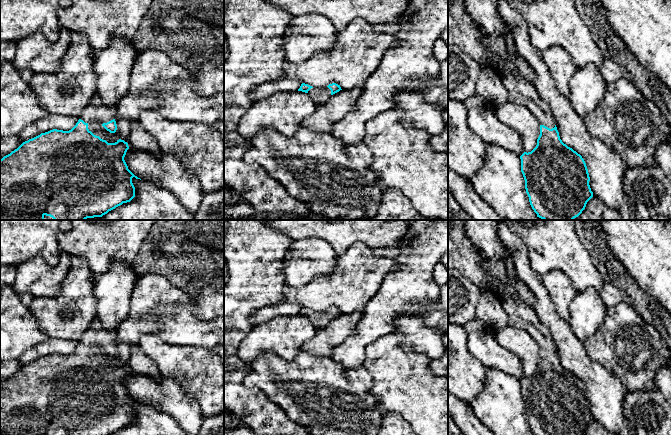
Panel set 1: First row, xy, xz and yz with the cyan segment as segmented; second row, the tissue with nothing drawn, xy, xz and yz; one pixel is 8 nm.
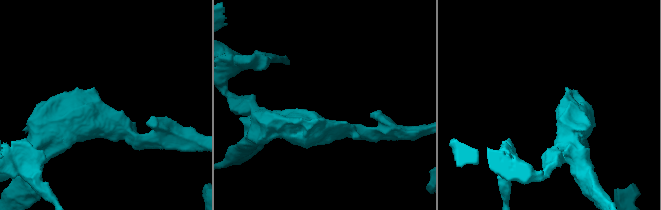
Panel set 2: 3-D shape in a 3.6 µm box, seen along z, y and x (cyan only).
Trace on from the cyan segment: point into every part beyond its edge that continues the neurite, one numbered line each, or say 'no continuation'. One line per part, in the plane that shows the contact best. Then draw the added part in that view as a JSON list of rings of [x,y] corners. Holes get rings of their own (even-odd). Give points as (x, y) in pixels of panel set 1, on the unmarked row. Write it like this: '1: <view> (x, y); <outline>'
1: yz (463, 256); [[[448,220],[448,268],[459,271],[481,292],[491,289],[500,300],[510,326],[527,331],[540,349],[555,351],[550,333],[539,323],[534,310],[515,294],[497,292],[497,281],[486,272],[482,257],[465,234],[464,220]]]

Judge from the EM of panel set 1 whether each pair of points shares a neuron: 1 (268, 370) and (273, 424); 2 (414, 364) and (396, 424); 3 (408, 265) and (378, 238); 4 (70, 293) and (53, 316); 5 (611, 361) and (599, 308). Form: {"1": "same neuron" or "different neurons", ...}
{"1": "different neurons", "2": "different neurons", "3": "different neurons", "4": "same neuron", "5": "different neurons"}

